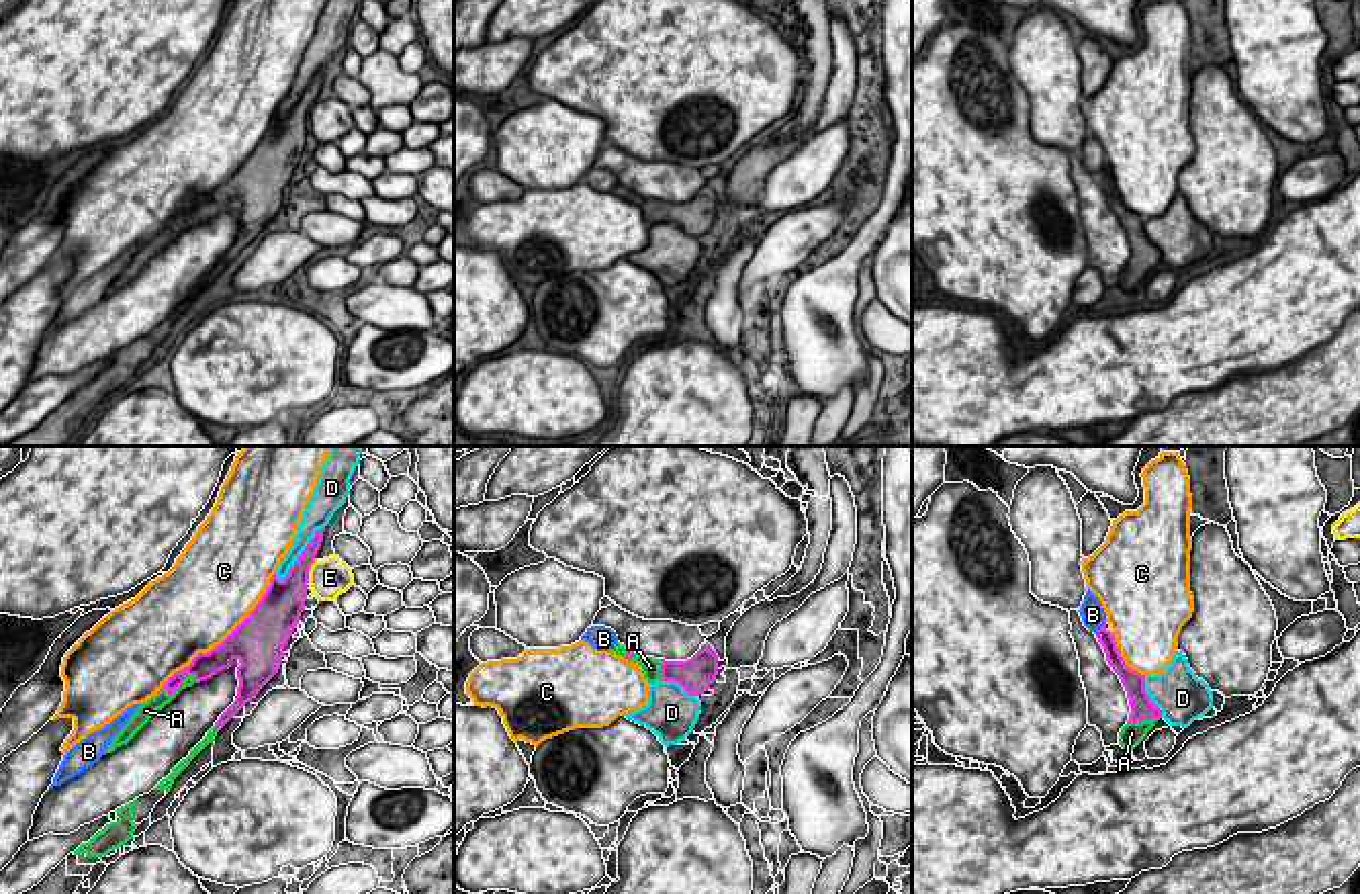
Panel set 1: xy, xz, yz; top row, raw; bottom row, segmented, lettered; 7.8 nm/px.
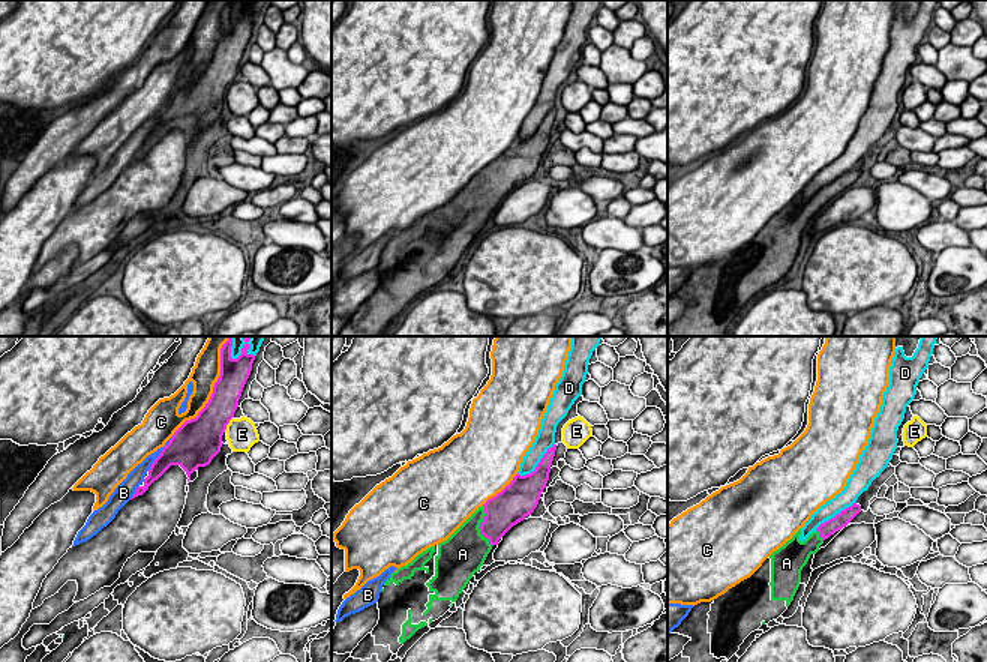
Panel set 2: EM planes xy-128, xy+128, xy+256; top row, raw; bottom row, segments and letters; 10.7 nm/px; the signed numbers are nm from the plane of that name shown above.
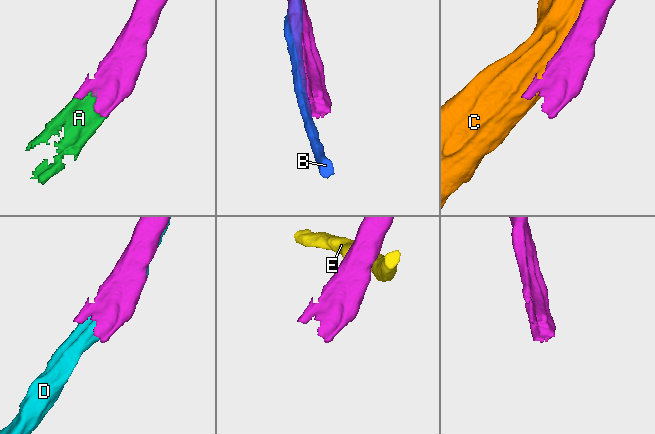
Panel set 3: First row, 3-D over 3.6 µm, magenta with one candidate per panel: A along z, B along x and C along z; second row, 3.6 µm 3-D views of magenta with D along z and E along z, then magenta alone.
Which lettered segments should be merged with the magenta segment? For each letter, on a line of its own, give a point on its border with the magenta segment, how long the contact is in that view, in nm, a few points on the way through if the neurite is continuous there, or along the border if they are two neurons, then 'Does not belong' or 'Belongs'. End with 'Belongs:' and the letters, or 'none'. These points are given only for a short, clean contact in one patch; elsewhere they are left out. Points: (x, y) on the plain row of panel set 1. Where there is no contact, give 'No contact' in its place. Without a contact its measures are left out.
A: Touches magenta at xy (178, 228). Shared border 300 nm. Belongs
B: Touches magenta at yz (1101, 170). Shared border 140 nm. Does not belong
C: Touches magenta at xy (228, 179). Shared border 1300 nm. Does not belong
D: Touches magenta at xy (301, 95). Shared border 550 nm. Does not belong
E: Touches magenta at xy (307, 113). Shared border 190 nm. Boundary: xy (315, 103), (307, 123). Does not belong
Belongs: A

